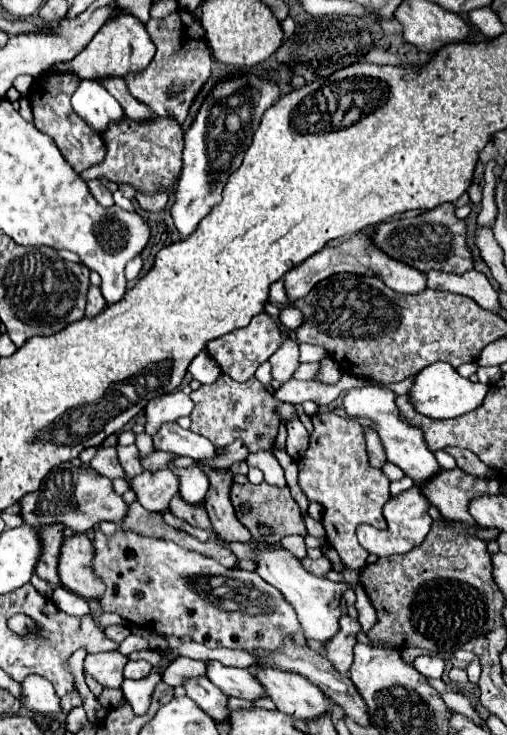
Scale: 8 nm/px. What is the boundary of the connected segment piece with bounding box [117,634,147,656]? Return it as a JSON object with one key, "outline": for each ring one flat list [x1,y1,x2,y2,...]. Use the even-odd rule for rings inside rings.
{"outline":[[131,634,131,636,127,636,121,644,119,644,119,652,121,654,129,654,129,652,133,652,133,650,143,650,143,648,147,648,147,642,143,640,143,638,139,638,139,636,135,636,135,634]]}

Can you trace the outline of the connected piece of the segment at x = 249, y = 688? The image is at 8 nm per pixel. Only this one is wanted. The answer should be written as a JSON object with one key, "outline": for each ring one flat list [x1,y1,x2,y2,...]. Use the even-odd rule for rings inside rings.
{"outline":[[217,660,207,662,207,678,227,696,237,696,245,700,255,700,259,696,265,696,261,684,255,680,255,676,245,668,227,668]]}

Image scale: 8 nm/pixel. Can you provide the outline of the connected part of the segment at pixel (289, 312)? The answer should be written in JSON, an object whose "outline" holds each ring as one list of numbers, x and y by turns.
{"outline":[[285,306,285,308,281,308,281,312,279,312,279,320,281,320,281,324,283,324,285,328,295,330,295,328,303,322,303,314,301,314,297,308,293,308,293,306]]}

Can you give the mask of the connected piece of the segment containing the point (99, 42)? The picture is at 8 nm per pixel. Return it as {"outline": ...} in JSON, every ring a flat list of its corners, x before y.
{"outline":[[121,14,117,18,113,18,109,24,105,24,101,28,101,32,97,32,97,36,93,36,93,40,83,48,83,52,79,52,71,62,65,64,57,64,53,70,73,70,79,76,87,78,87,80,107,80,109,76,117,76,117,78,125,78,127,74,137,74,141,70,147,68,147,64,151,62,155,54,155,46,149,38,149,34,145,32,143,24,137,22,135,16,131,14]]}

